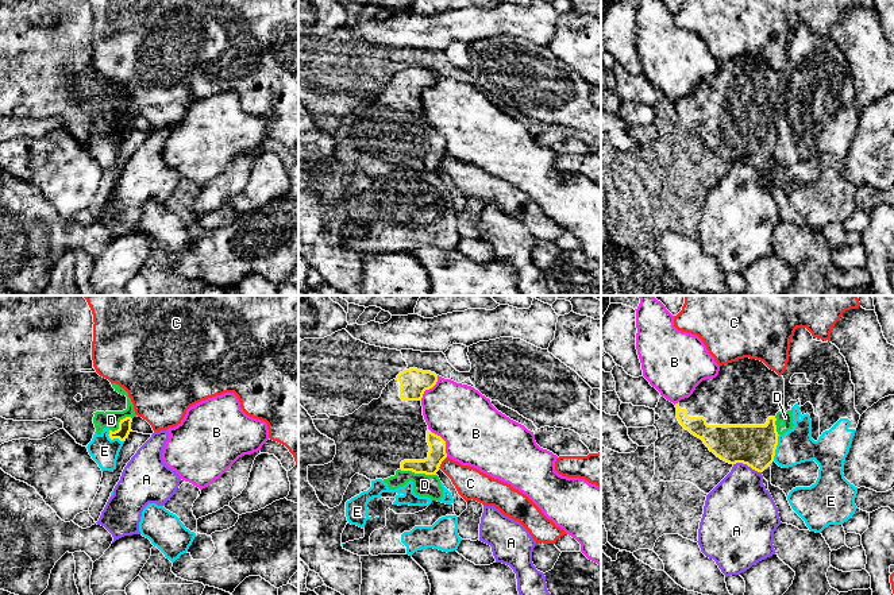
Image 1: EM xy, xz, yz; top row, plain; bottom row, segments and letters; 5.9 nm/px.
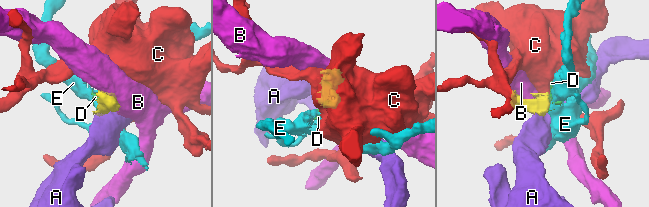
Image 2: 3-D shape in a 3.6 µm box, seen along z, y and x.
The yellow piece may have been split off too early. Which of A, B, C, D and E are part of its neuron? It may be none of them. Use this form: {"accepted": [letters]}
{"accepted": []}

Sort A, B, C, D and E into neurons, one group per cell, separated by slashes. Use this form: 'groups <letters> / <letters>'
groups A / B / C / D E

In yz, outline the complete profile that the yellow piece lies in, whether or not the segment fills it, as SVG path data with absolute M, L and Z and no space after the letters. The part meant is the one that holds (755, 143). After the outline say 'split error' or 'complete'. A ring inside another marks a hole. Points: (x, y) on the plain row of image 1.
M739 57L720 63L718 73L702 78L689 96L675 101L679 121L704 142L721 158L736 162L743 161L758 170L763 170L772 159L778 143L775 113L785 109L785 77L756 57Z | split error

